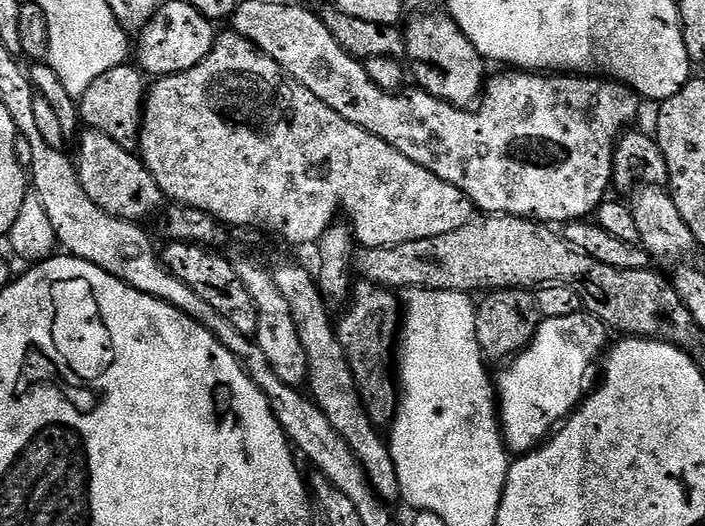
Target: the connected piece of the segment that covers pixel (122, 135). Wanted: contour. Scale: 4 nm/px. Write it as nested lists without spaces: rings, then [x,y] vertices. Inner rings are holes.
[[[125,62],[114,70],[106,70],[98,82],[90,84],[90,90],[79,97],[79,113],[81,121],[89,129],[106,134],[108,138],[114,138],[118,146],[134,150],[139,147],[140,130],[143,126],[144,101],[146,99],[146,76],[139,67],[130,66]]]

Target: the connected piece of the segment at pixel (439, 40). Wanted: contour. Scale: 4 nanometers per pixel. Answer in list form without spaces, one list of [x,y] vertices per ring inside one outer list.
[[[440,12],[416,16],[403,25],[406,56],[416,63],[416,80],[420,83],[417,85],[423,91],[453,104],[455,108],[471,109],[481,99],[484,90],[486,61],[451,16]]]

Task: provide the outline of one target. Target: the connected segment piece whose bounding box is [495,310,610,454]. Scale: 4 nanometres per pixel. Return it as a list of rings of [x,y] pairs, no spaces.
[[[587,310],[566,314],[566,318],[541,319],[531,344],[505,367],[509,368],[500,380],[498,376],[495,381],[500,426],[509,453],[523,454],[540,447],[557,425],[567,421],[580,407],[593,383],[596,359],[600,351],[602,356],[609,347],[608,335],[608,325]]]

